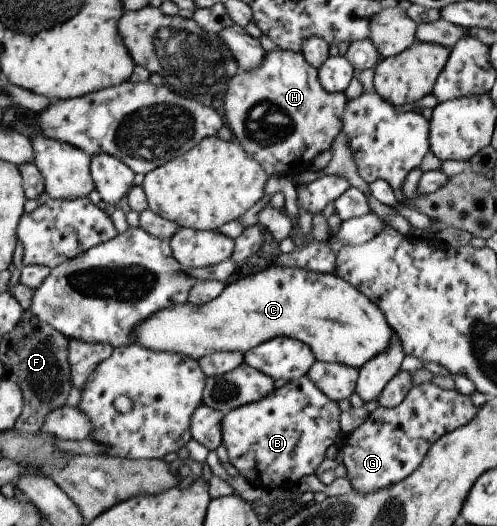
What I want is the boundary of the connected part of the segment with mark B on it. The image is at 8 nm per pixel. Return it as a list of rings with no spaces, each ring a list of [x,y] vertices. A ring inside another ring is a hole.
[[[306,375],[274,389],[265,398],[231,409],[221,419],[221,444],[226,449],[228,463],[246,479],[268,485],[286,486],[294,484],[302,475],[314,474],[318,464],[331,454],[338,428],[337,403],[327,398]]]

